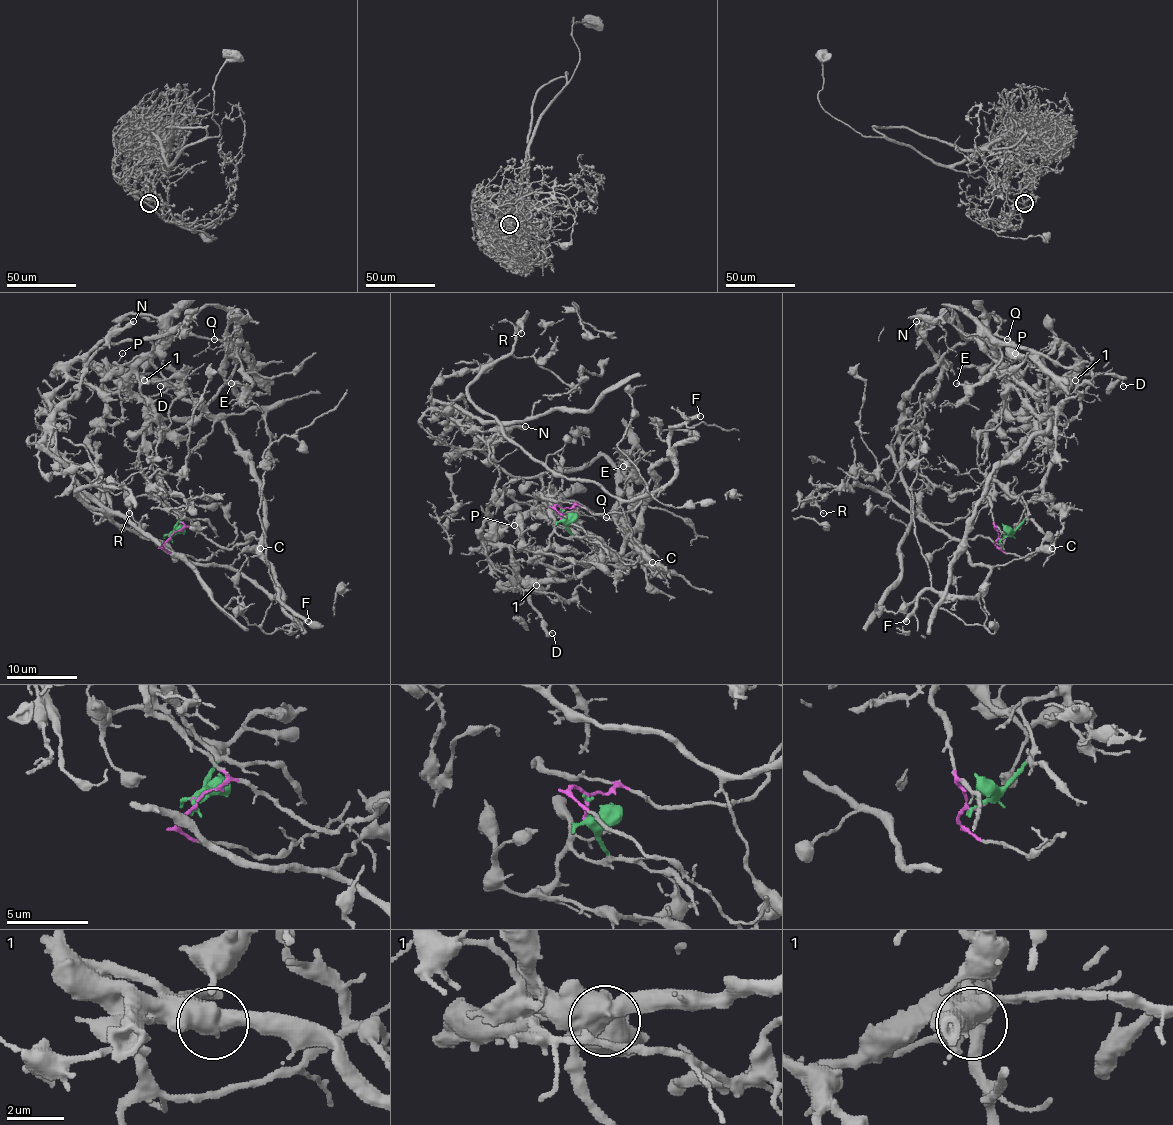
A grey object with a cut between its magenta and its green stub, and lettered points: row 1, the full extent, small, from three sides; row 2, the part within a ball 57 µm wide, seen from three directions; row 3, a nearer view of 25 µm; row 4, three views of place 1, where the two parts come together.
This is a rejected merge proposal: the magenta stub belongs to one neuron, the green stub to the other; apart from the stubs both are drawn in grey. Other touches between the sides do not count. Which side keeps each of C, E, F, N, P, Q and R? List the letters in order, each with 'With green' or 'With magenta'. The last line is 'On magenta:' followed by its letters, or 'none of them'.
C: With magenta
E: With green
F: With magenta
N: With green
P: With green
Q: With green
R: With magenta
On magenta: C, F, R

